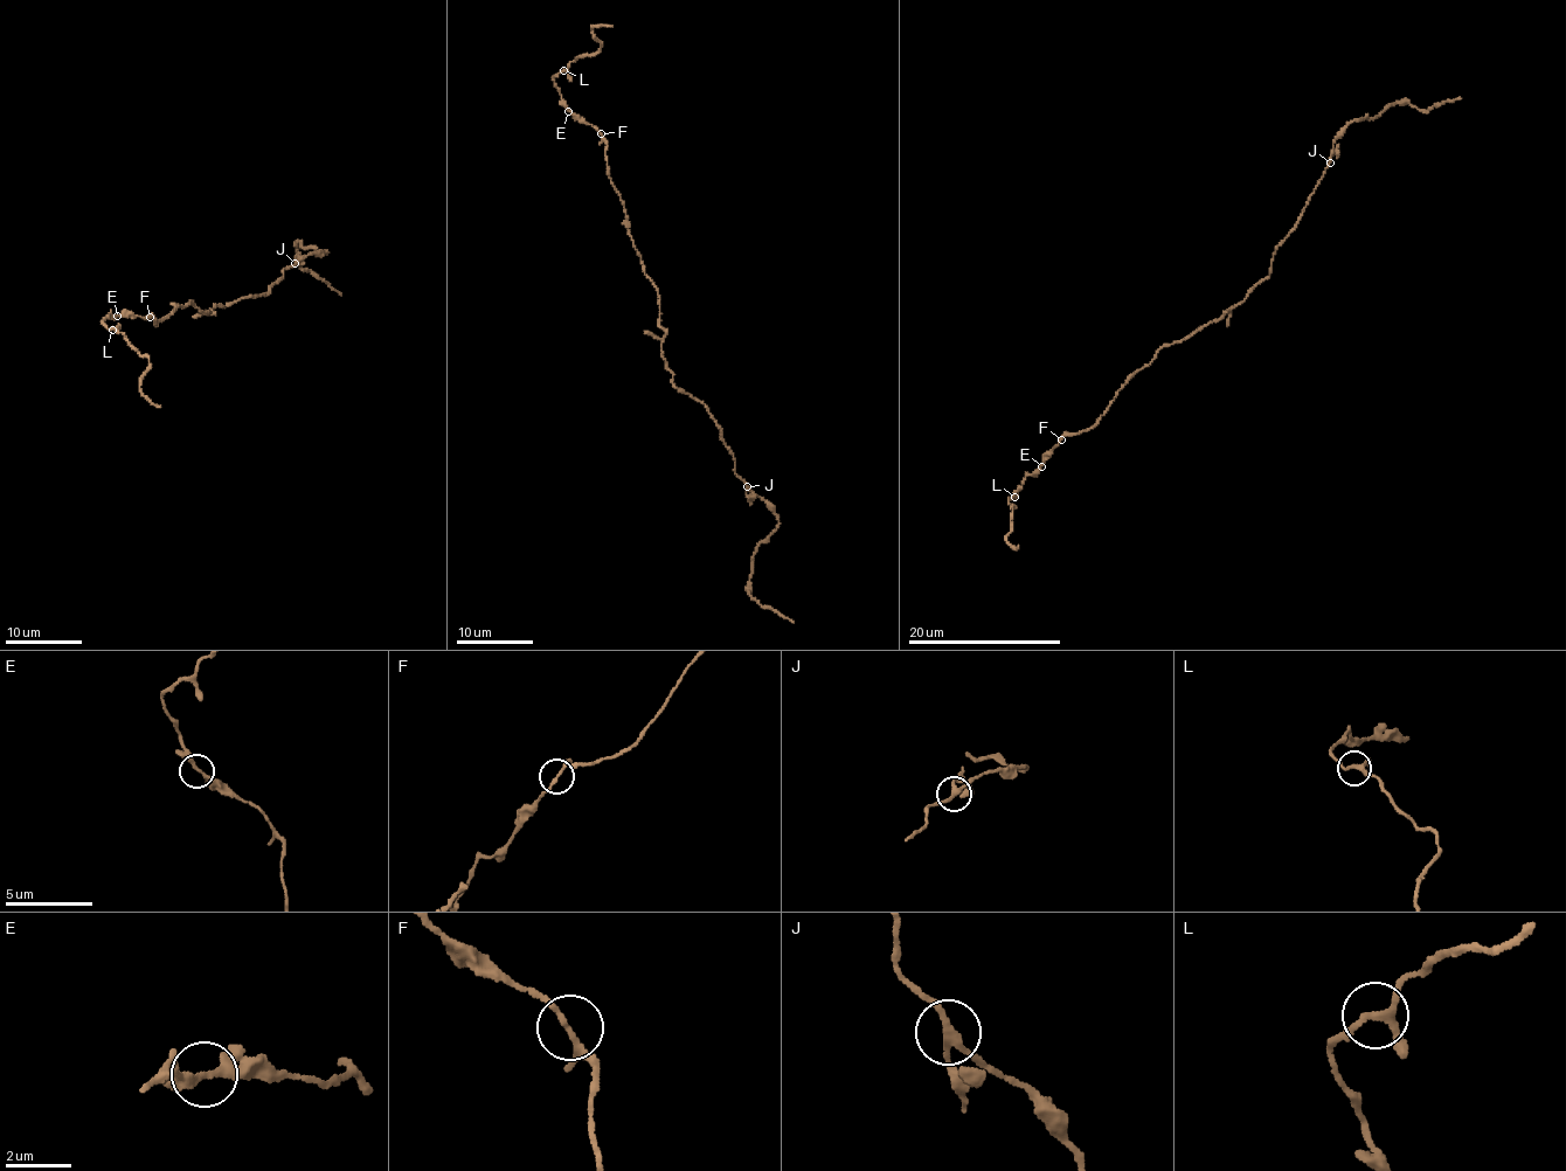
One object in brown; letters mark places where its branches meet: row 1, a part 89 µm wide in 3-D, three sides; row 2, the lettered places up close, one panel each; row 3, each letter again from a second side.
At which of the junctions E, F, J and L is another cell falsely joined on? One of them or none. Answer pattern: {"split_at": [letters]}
{"split_at": []}

